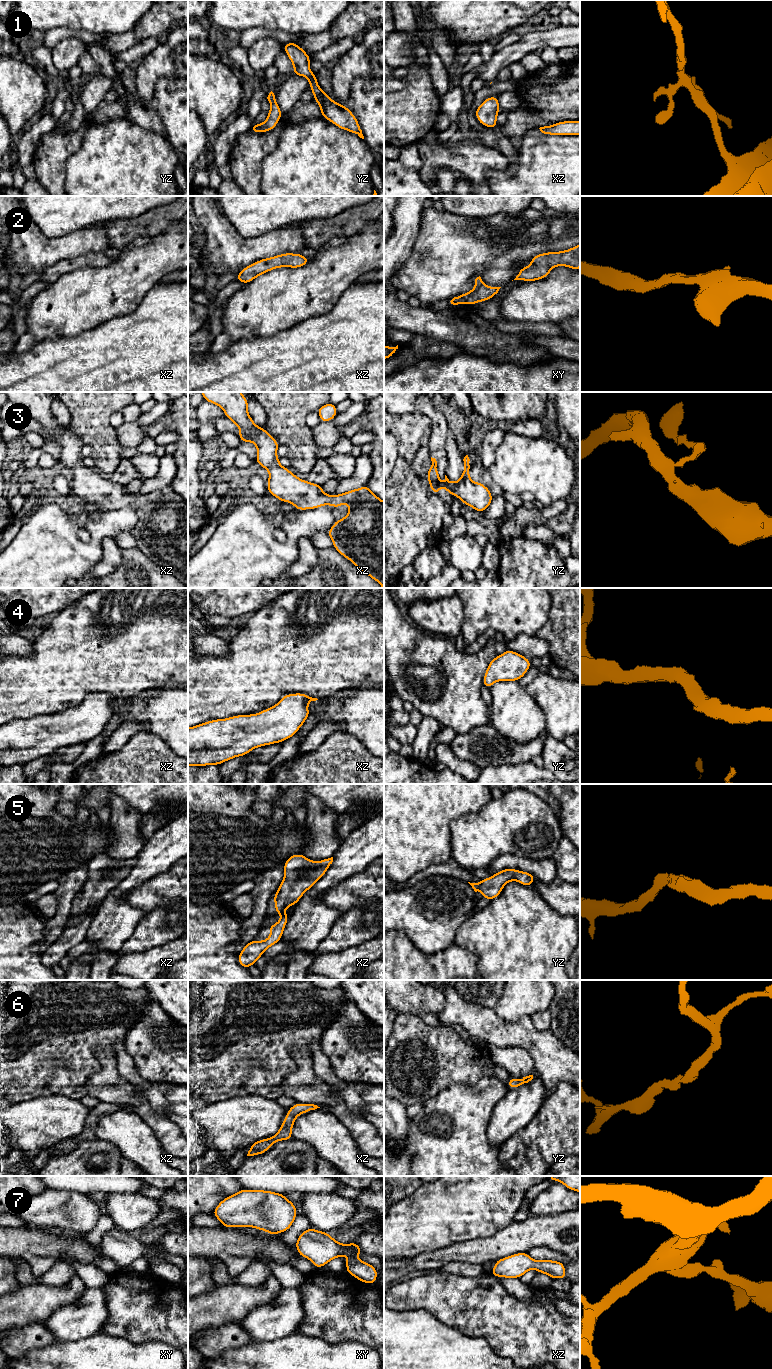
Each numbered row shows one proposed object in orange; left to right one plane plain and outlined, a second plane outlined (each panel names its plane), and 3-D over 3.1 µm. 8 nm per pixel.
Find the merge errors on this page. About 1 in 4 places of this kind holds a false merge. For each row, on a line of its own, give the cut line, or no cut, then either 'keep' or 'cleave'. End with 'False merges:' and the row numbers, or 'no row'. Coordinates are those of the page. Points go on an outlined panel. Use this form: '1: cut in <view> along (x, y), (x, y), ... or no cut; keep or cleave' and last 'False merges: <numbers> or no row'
1: no cut; keep
2: no cut; keep
3: no cut; keep
4: no cut; keep
5: no cut; keep
6: no cut; keep
7: no cut; keep
False merges: no row

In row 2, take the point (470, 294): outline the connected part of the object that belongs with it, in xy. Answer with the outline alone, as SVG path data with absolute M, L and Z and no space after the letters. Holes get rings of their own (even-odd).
M479 276L475 279L475 287L473 290L470 290L467 293L454 297L450 302L453 305L473 305L475 303L487 301L493 298L498 293L500 288L501 287L487 286Z

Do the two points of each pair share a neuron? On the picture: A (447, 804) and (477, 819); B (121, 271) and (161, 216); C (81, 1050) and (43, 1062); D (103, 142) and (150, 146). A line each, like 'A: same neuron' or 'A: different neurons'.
A: different neurons
B: different neurons
C: same neuron
D: same neuron

